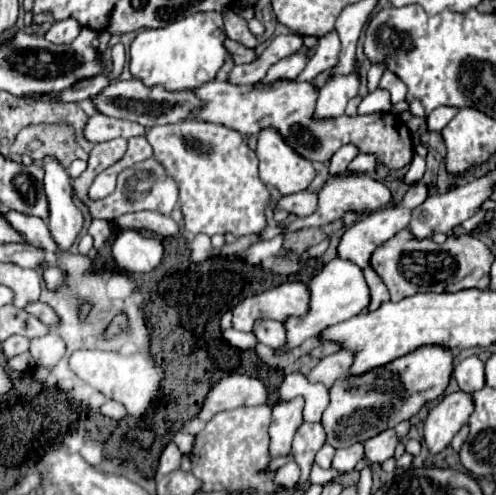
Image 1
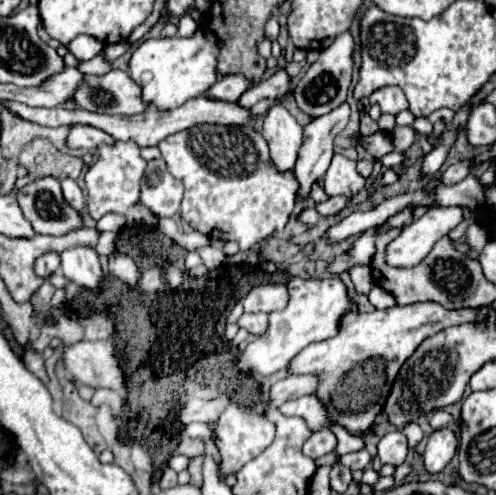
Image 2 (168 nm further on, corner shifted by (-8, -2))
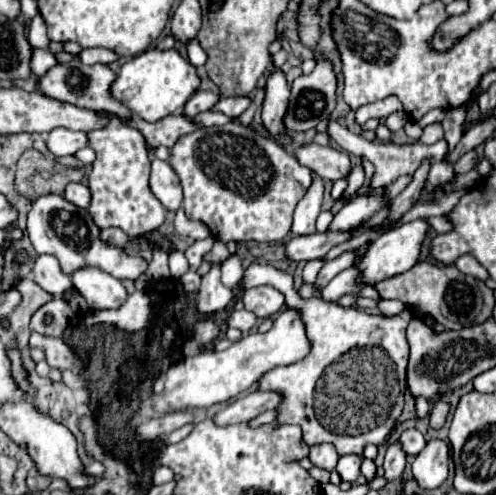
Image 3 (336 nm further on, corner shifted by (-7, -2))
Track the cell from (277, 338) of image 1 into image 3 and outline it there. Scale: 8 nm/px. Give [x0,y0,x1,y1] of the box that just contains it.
[229,311,257,333]

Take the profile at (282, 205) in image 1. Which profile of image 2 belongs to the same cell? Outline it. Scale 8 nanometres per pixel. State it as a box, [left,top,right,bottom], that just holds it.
[316,195,350,215]

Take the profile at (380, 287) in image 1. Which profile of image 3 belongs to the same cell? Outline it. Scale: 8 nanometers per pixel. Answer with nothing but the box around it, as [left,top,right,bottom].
[377,299,405,317]

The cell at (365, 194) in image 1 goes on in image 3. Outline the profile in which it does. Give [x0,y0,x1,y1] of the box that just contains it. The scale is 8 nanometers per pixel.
[295,143,351,181]

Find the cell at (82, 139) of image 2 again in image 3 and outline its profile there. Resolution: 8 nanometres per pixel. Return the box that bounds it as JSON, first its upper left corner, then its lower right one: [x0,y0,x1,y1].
[47,129,89,155]

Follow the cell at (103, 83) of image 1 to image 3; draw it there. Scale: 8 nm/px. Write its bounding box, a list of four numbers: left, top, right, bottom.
[31,49,57,77]

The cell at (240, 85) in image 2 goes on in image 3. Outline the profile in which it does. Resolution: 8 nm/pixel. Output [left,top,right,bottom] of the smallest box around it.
[183,91,221,117]

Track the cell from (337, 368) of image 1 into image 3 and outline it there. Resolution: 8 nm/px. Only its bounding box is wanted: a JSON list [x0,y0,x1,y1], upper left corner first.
[215,391,283,425]

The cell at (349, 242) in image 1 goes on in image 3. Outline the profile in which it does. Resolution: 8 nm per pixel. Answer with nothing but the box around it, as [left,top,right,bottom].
[455,151,477,175]

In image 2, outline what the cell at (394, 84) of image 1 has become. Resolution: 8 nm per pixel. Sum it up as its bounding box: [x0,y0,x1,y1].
[368,87,408,115]

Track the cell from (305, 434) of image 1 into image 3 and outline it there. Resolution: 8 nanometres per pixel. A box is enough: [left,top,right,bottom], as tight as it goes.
[309,443,337,471]

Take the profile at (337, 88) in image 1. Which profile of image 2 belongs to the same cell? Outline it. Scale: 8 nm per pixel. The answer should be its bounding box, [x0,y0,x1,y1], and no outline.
[294,103,350,201]

